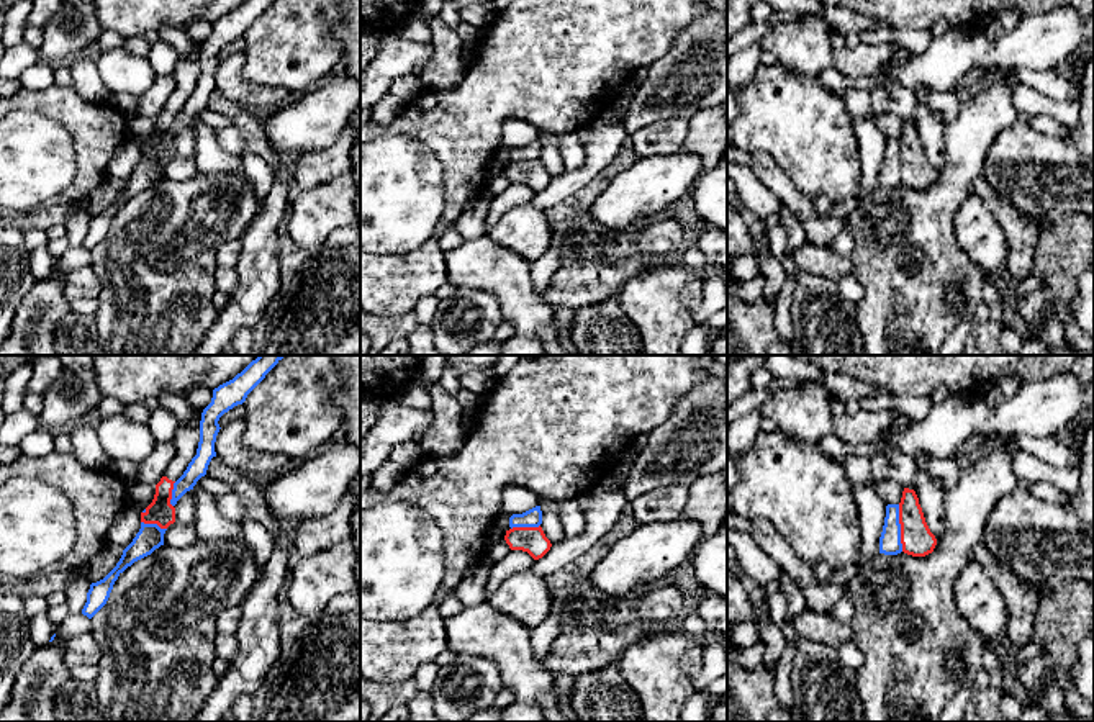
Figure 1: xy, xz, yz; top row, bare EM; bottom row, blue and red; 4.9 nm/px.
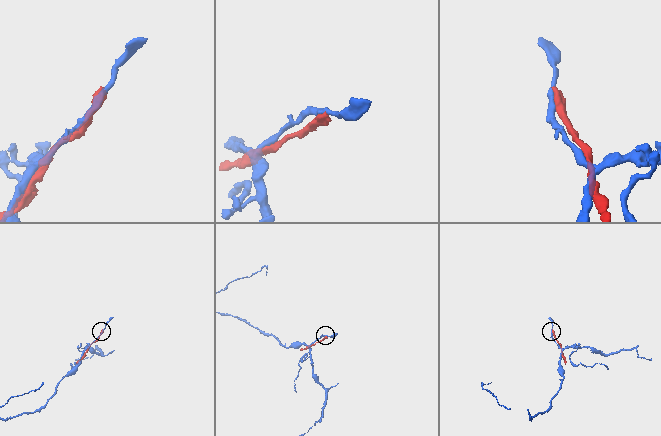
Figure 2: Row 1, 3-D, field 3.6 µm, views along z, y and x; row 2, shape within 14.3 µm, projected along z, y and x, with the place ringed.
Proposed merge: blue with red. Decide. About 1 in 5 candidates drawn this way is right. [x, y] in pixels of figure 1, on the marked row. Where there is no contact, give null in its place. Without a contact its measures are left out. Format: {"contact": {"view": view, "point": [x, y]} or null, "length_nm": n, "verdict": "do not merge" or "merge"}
{"contact": {"view": "yz", "point": [899, 527]}, "length_nm": 240, "verdict": "do not merge"}

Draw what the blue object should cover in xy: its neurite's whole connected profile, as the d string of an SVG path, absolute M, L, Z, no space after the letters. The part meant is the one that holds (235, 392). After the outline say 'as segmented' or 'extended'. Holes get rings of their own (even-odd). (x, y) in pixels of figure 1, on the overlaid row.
M259 355L233 380L213 390L211 403L203 409L200 421L200 442L197 455L188 463L183 475L174 483L170 504L177 501L206 475L208 465L215 452L216 435L219 432L219 417L237 404L242 404L247 395L265 378L265 375L285 355Z; as segmented

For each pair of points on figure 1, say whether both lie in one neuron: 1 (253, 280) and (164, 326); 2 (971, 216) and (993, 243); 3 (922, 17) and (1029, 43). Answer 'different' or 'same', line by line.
1: different
2: same
3: different

